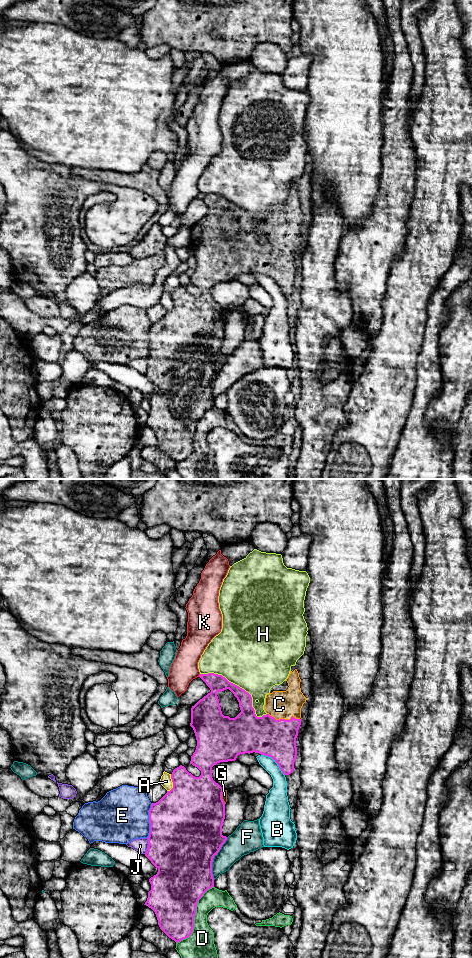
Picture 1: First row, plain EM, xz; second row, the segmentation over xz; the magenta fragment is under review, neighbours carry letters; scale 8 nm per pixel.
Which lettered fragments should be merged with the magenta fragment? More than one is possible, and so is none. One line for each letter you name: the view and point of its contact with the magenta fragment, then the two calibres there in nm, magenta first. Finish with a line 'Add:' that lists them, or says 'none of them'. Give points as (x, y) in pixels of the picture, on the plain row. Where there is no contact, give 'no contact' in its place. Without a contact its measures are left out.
C: xz (283, 239) | 300/220 nm
Add: C

